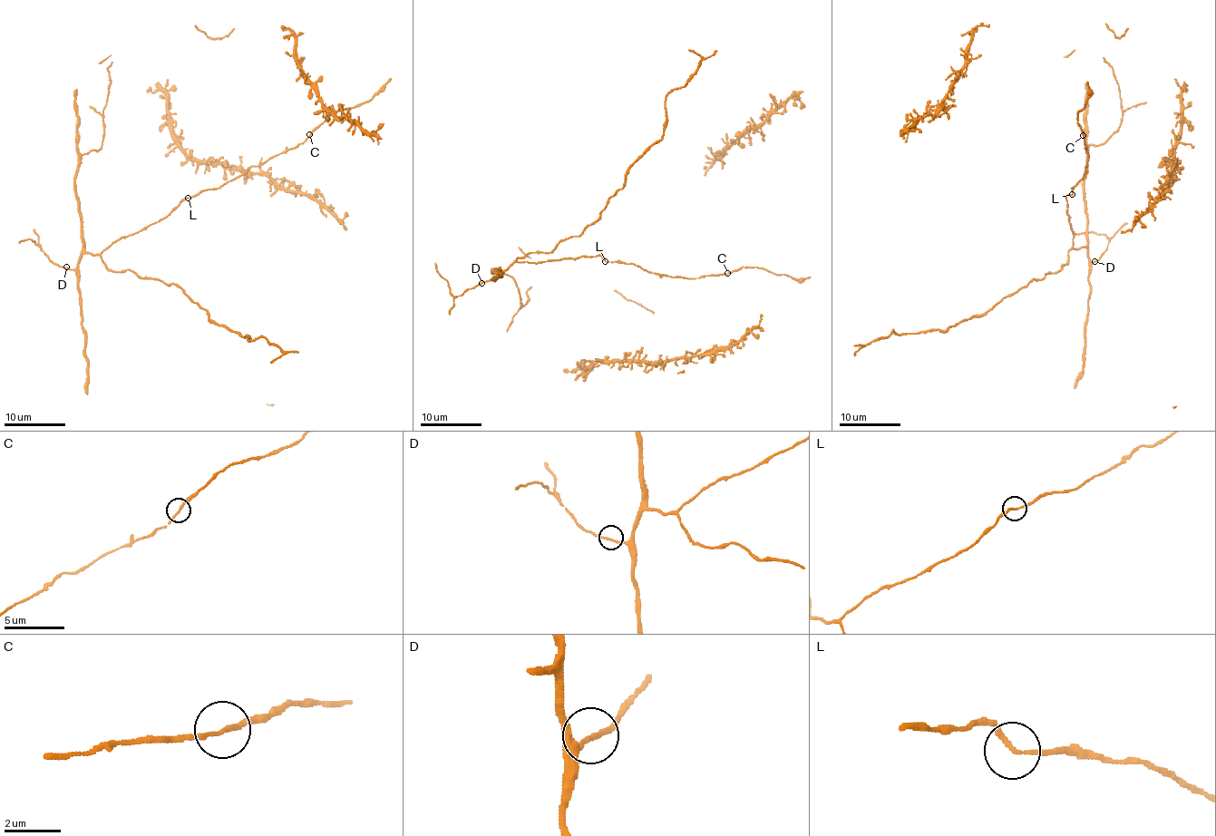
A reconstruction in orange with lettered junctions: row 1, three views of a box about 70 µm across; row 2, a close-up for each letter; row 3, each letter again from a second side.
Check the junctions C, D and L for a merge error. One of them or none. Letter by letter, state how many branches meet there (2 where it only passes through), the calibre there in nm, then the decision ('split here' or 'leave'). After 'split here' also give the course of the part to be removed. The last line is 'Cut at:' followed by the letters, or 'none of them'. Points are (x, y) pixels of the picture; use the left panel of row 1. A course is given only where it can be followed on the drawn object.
C: branches 2; calibre 160 nm; leave
D: branches 2; calibre 150 nm; leave
L: branches 2; calibre 160 nm; leave
Cut at: none of them

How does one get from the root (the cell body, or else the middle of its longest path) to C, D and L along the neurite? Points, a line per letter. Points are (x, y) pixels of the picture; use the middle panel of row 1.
C: (492, 271), (500, 275), (516, 261), (600, 256), (607, 261), (636, 264), (669, 277), (728, 273)
D: (492, 271), (497, 277), (481, 283)
L: (492, 271), (500, 275), (516, 261), (543, 262), (600, 256), (605, 261)

